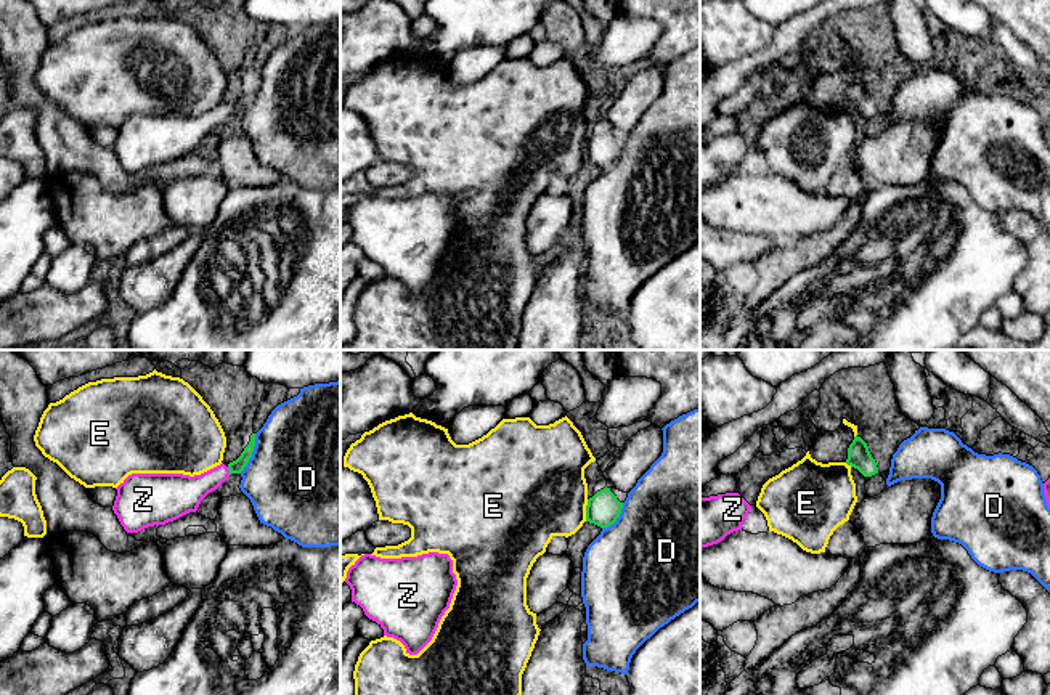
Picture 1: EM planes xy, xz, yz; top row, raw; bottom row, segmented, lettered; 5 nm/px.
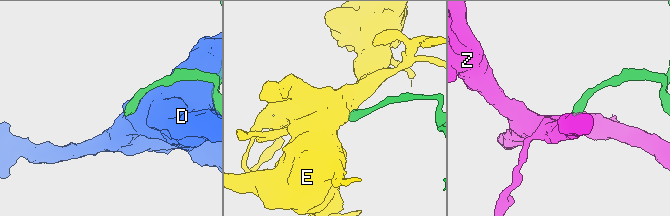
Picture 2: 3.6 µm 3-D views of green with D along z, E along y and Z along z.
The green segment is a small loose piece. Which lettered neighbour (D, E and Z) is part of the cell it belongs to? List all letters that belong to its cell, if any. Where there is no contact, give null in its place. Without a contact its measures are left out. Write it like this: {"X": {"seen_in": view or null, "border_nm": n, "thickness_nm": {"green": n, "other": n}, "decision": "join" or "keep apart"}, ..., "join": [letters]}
{"D": {"seen_in": "xy", "border_nm": 220, "thickness_nm": {"green": 70, "other": 500}, "decision": "keep apart"}, "E": {"seen_in": "xz", "border_nm": 110, "thickness_nm": {"green": 170, "other": 460}, "decision": "keep apart"}, "Z": {"seen_in": "xy", "border_nm": 40, "thickness_nm": {"green": 70, "other": 180}, "decision": "join"}, "join": ["Z"]}

